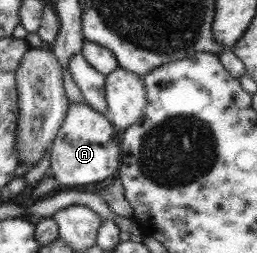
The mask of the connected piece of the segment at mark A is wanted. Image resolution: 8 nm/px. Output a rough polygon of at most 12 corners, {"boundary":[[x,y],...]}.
{"boundary":[[84,101],[50,145],[51,177],[69,189],[114,178],[119,135]]}

